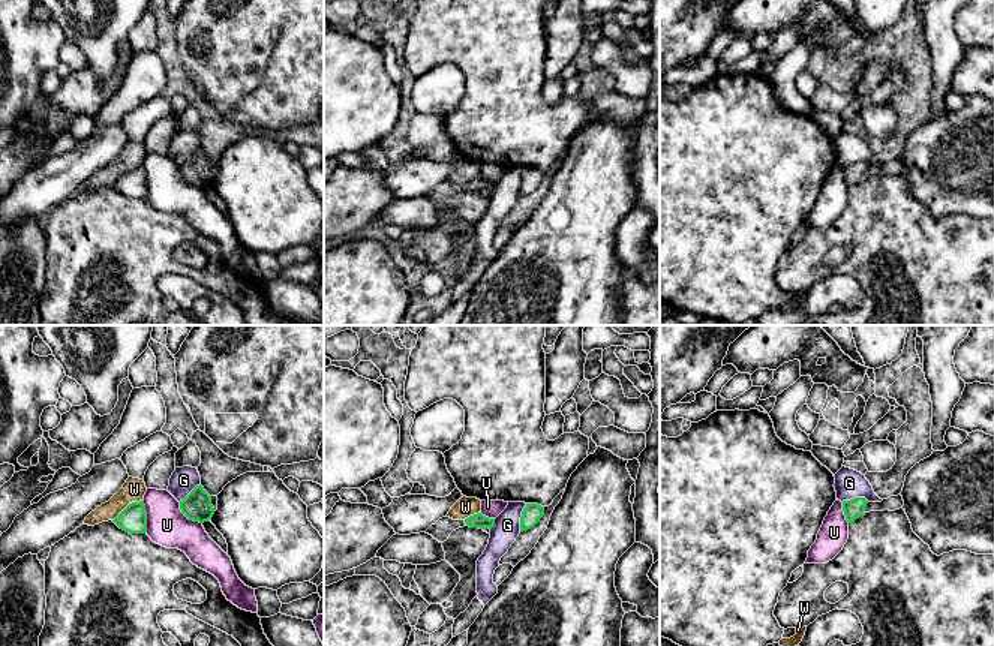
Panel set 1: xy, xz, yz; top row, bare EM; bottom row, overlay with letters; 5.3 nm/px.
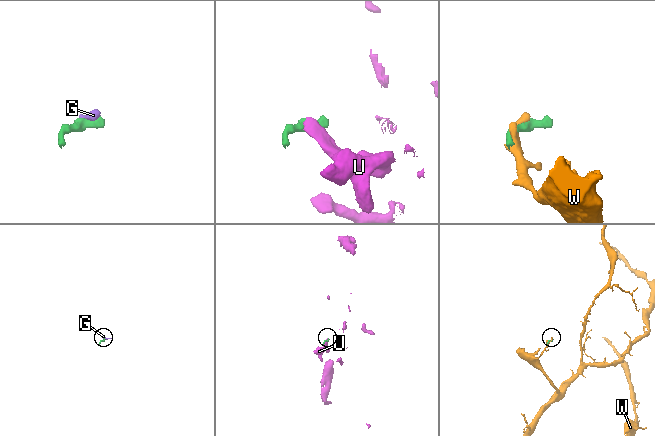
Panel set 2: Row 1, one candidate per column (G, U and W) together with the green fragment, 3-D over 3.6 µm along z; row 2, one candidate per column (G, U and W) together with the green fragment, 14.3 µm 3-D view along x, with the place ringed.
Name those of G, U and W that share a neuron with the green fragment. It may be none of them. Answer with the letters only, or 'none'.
none

